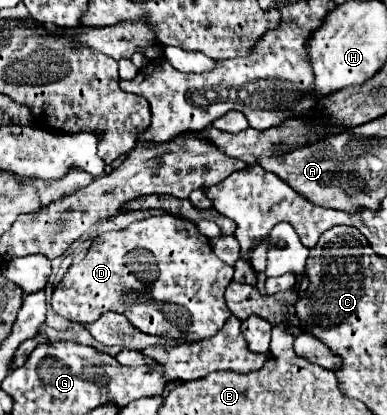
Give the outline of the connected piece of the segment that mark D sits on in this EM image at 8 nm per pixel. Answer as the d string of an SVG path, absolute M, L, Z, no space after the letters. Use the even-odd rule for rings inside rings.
M170 214L152 216L130 224L126 230L106 232L102 238L94 238L90 254L80 264L72 264L64 278L54 286L52 308L60 316L80 324L94 322L102 312L112 310L124 314L132 326L150 336L204 340L214 336L230 316L224 290L230 284L232 274L234 268L224 264L212 252L210 240L194 228L194 222ZM144 276L154 276L154 280L146 282ZM132 294L138 294L138 302L132 302Z

